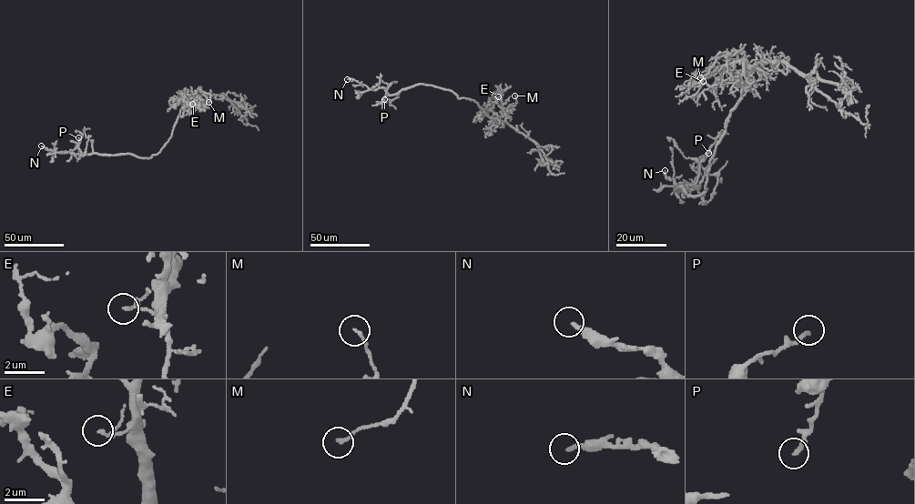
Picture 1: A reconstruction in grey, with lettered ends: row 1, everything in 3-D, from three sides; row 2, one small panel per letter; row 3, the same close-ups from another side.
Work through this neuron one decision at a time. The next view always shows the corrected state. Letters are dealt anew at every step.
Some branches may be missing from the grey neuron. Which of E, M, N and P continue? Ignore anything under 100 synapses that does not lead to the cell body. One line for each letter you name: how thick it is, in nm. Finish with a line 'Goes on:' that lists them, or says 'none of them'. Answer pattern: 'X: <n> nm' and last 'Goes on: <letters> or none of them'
Goes on: none of them

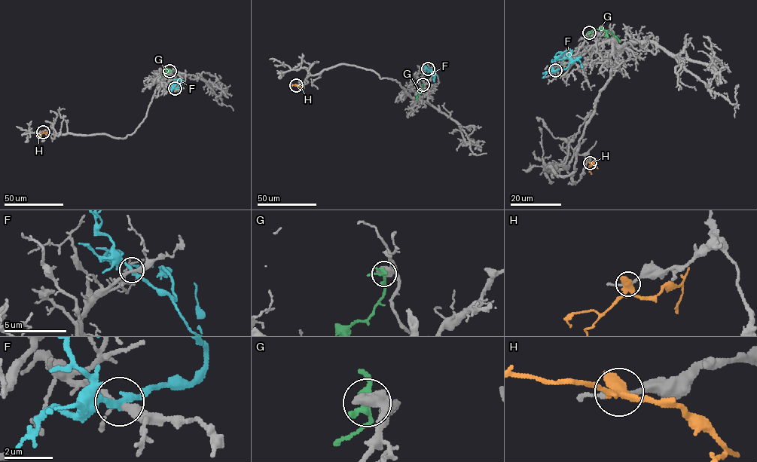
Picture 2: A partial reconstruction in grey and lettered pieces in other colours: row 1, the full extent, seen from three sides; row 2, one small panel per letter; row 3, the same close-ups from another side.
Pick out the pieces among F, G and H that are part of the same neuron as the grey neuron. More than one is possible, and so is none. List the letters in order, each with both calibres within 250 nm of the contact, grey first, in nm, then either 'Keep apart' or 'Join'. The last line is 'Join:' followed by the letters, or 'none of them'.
F: Thickness 240 nm (grey) against 240 nm. Keep apart
G: Thickness 440 nm (grey) against 240 nm. Keep apart
H: Thickness 170 nm (grey) against 440 nm. Keep apart
Join: none of them

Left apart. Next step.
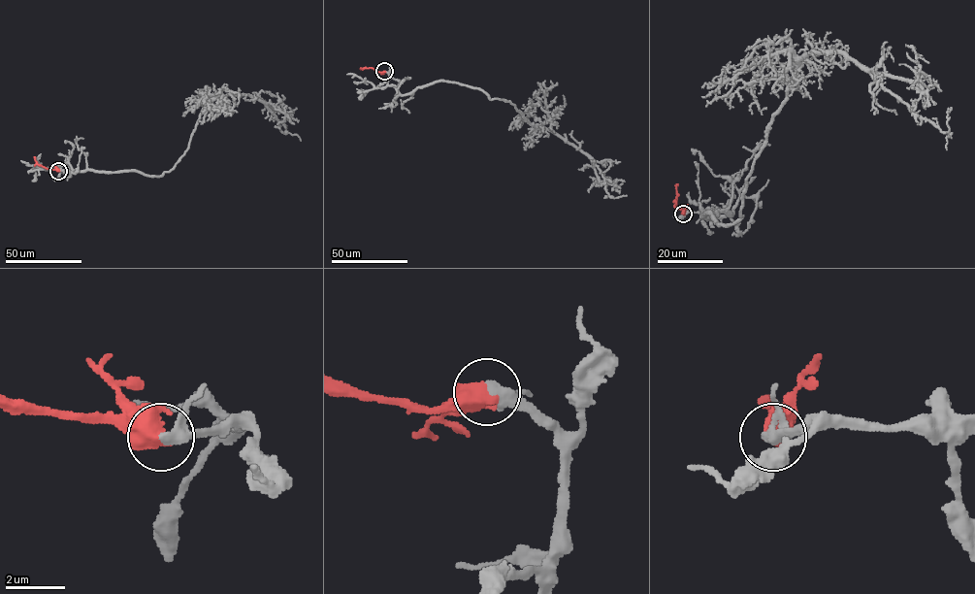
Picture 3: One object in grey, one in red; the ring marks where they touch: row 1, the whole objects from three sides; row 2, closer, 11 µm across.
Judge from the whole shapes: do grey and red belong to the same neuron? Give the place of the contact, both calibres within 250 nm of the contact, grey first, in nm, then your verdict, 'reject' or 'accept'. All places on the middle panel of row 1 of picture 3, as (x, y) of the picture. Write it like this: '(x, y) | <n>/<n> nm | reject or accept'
(384, 71) | 320/480 nm | accept

